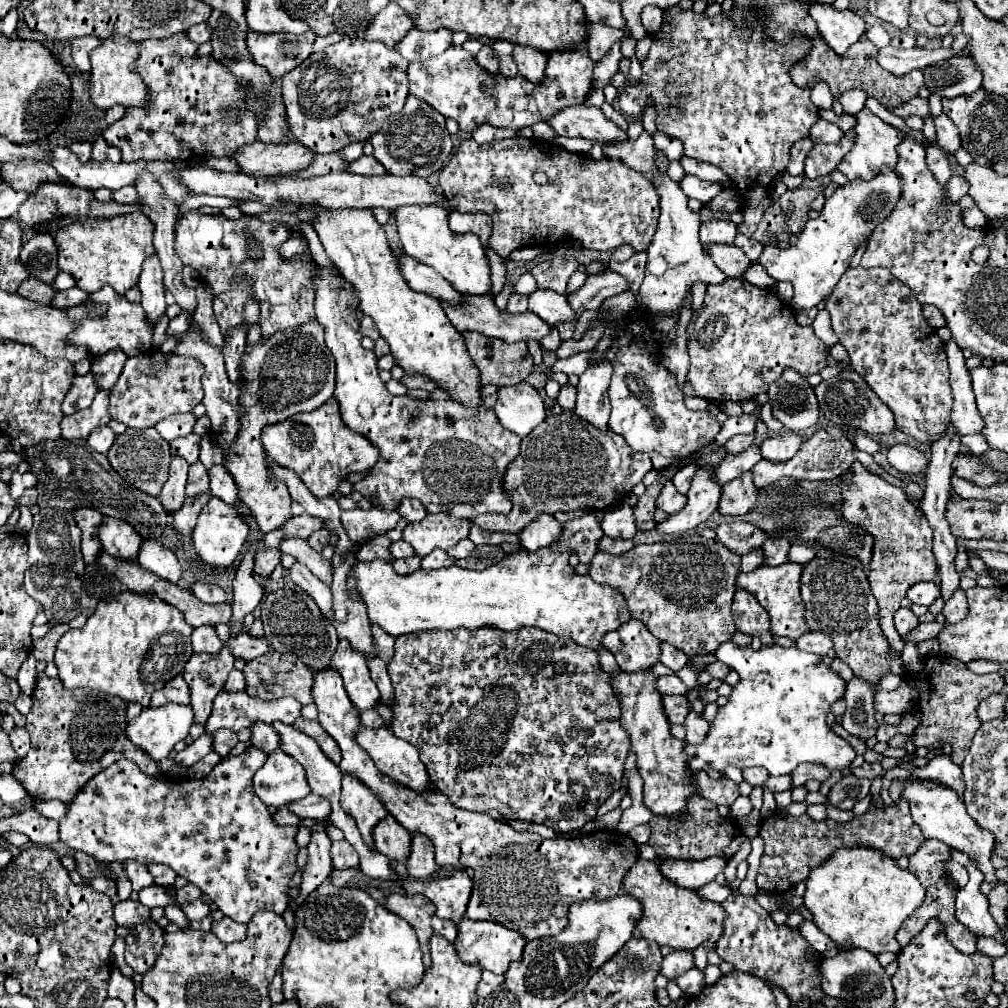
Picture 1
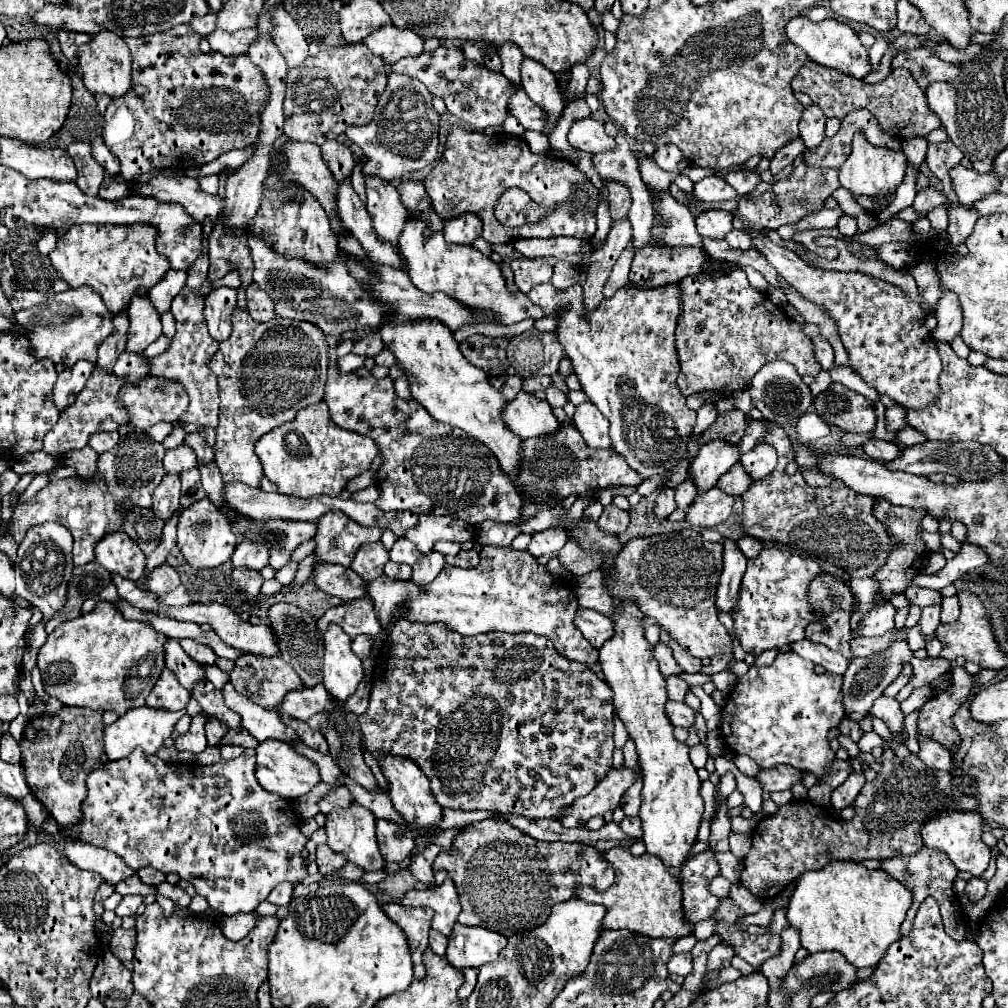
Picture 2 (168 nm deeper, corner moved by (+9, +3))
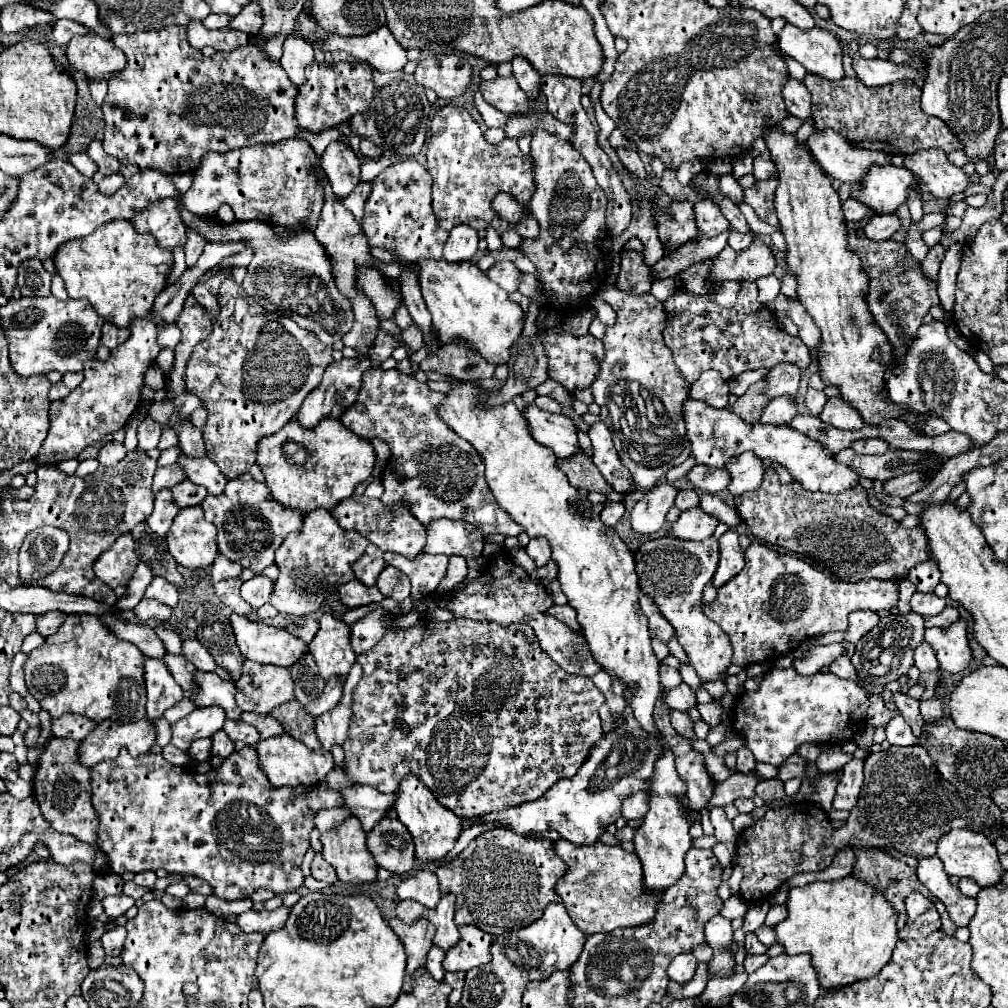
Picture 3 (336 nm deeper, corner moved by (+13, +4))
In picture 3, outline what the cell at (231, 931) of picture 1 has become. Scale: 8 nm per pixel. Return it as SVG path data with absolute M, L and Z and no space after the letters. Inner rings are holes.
M281 905L275 911L267 911L267 909L255 911L255 909L251 909L251 911L245 911L245 913L237 915L235 925L243 933L255 933L255 931L259 931L259 933L267 935L267 933L283 927L285 921L287 921L287 917L289 917L289 907L285 907L285 905Z

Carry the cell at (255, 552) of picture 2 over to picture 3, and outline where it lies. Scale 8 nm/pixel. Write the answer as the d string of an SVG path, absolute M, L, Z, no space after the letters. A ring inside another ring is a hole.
M221 553L217 555L215 563L213 563L213 569L211 569L211 579L213 583L221 581L221 579L229 579L229 577L239 577L243 571L243 567L239 563L233 563L229 559L225 559Z

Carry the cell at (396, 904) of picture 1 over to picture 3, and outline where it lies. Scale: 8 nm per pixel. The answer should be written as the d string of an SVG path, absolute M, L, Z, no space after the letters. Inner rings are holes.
M393 917L393 919L387 919L387 923L391 925L391 929L397 933L397 937L405 945L405 953L407 953L407 975L405 975L403 991L407 991L415 969L423 967L425 961L427 961L427 951L433 945L435 931L433 931L433 925L429 921L425 921L425 919L417 919L417 923L405 925L405 923L401 923L401 919Z

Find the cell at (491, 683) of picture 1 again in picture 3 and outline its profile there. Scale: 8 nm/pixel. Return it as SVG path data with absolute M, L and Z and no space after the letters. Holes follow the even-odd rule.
M419 619L409 629L389 629L387 635L367 653L361 653L357 661L363 665L363 679L353 691L353 715L349 721L349 733L343 743L345 749L345 763L335 765L333 771L325 777L325 783L337 791L349 785L369 785L381 793L395 793L399 789L399 781L405 773L415 773L435 795L435 799L453 811L457 817L471 817L471 815L487 815L489 811L503 811L505 807L517 807L519 803L529 803L545 795L553 783L565 777L573 777L581 763L589 757L589 751L601 739L601 719L599 707L605 703L605 695L593 685L589 677L583 675L565 675L545 651L541 651L533 629L527 625L513 625L501 627L497 623L477 623L469 619L451 619L445 623L429 623L429 619Z

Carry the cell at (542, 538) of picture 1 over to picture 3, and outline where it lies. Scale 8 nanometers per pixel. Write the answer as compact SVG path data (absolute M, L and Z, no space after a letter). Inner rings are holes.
M541 537L537 539L531 539L529 545L525 547L527 549L527 555L537 563L537 567L543 567L549 559L551 559L551 549L549 549L549 543Z

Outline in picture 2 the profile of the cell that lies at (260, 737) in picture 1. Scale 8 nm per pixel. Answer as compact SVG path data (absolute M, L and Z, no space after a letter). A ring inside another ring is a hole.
M209 680L197 682L191 696L201 704L203 712L217 718L219 722L229 724L229 728L239 728L241 726L241 720L237 720L237 714L233 714L233 712L229 712L229 708L225 708L221 690L217 690Z

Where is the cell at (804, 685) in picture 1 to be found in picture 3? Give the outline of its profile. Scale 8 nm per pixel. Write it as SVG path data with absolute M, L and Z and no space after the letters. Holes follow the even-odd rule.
M773 667L763 675L759 689L739 693L739 703L735 705L733 729L741 737L745 747L755 755L755 761L771 763L779 767L807 741L825 743L833 735L837 741L851 739L855 727L865 721L869 699L857 683L849 683L833 673L799 675L795 667ZM857 713L857 719L853 717Z

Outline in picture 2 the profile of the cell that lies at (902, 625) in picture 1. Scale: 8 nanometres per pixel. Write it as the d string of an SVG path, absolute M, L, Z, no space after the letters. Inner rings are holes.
M891 604L875 608L859 620L857 634L861 634L861 636L883 636L885 632L895 628L893 616L895 616L895 608Z

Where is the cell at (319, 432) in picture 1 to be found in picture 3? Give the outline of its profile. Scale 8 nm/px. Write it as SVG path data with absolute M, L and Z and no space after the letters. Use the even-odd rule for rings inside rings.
M291 419L281 431L259 441L257 465L275 501L301 509L301 513L309 513L317 507L331 511L341 499L353 495L357 483L371 475L375 453L371 441L357 437L339 419L323 419L313 431L305 431L297 419Z

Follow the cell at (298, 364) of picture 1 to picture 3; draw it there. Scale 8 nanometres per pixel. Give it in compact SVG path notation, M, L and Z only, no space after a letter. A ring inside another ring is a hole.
M231 277L221 283L219 303L221 313L213 319L213 333L193 349L185 379L189 391L195 391L209 411L207 425L203 427L207 457L213 459L227 479L233 479L247 473L251 465L255 465L259 439L277 433L289 419L293 419L293 415L297 415L305 395L321 383L325 367L333 361L333 349L323 345L311 331L301 329L295 321L275 313L263 313L263 307L253 297L245 295L245 291Z

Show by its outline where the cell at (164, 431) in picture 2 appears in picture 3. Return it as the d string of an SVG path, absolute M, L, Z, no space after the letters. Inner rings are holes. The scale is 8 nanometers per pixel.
M145 417L143 423L137 429L139 447L145 449L145 451L147 449L155 449L157 443L159 443L159 439L161 439L161 433L163 433L163 427L157 421L153 421L151 417Z

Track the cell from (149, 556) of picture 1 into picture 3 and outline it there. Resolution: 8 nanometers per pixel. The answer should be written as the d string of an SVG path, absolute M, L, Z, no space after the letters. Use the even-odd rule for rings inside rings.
M155 577L145 591L145 597L157 599L169 607L175 607L177 605L177 587L173 587L173 583L165 581L165 577Z

